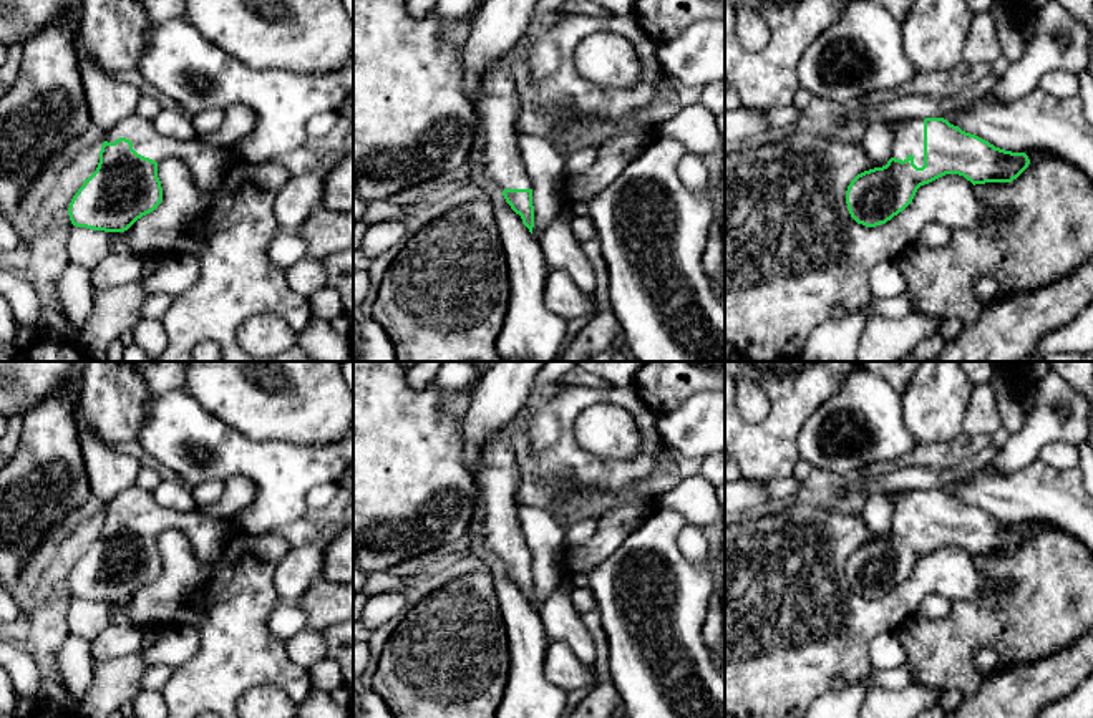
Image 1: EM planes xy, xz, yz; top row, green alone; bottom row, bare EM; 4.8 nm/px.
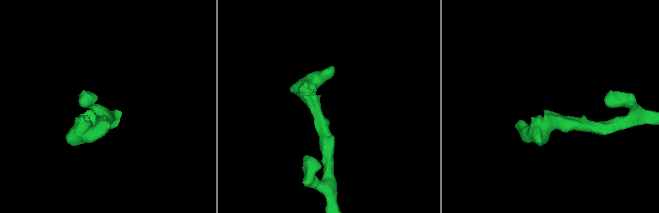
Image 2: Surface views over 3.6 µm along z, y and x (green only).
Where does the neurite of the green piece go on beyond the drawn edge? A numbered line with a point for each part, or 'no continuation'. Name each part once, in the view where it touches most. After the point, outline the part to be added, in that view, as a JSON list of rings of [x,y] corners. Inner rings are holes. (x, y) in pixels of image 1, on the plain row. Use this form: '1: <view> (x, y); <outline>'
1: yz (908, 509); [[[909,489],[897,492],[894,499],[892,529],[907,531],[909,526],[914,527],[914,536],[917,539],[924,537],[924,491]]]

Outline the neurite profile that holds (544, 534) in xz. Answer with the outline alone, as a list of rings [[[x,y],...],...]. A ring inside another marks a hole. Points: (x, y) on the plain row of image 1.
[[[521,504],[516,512],[532,552],[532,609],[539,612],[559,582],[569,575],[564,557],[566,524],[549,512],[531,506]]]

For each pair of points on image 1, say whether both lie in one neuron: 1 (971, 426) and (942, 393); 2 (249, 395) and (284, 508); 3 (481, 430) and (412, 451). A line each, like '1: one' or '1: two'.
1: two
2: two
3: two

